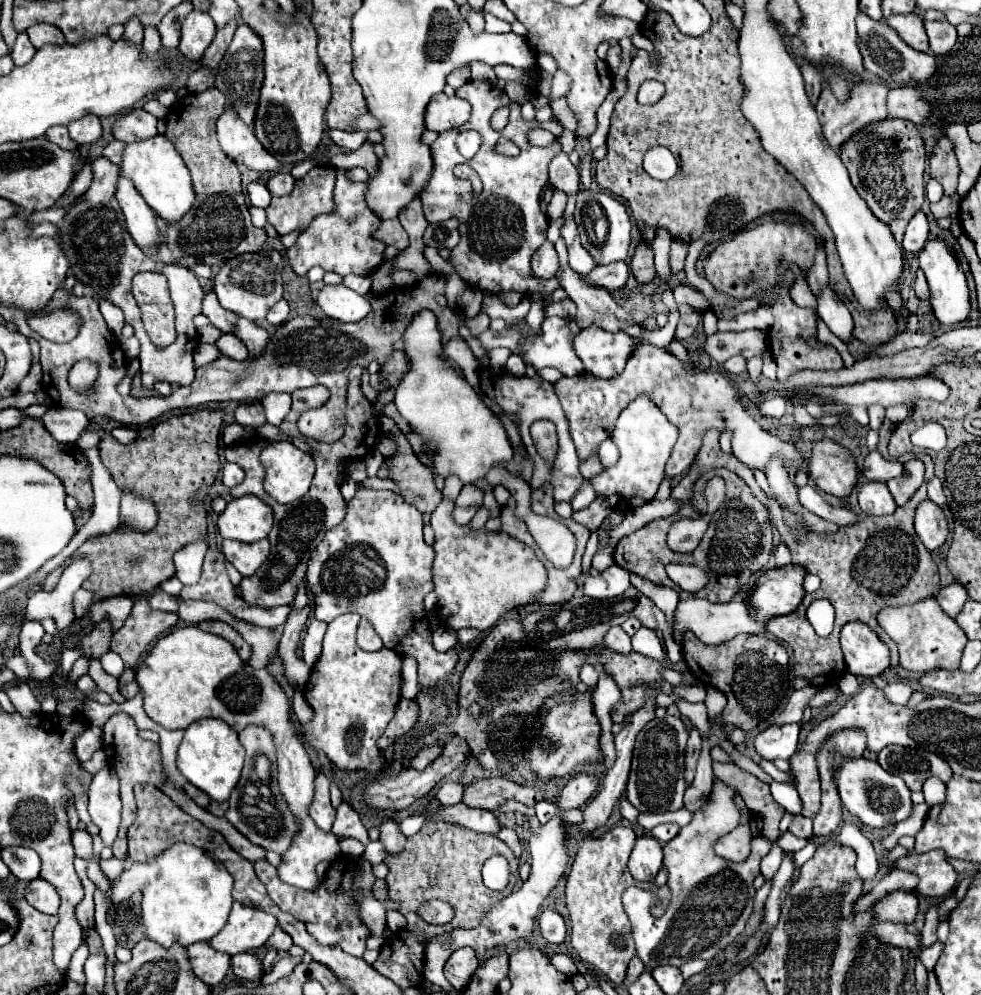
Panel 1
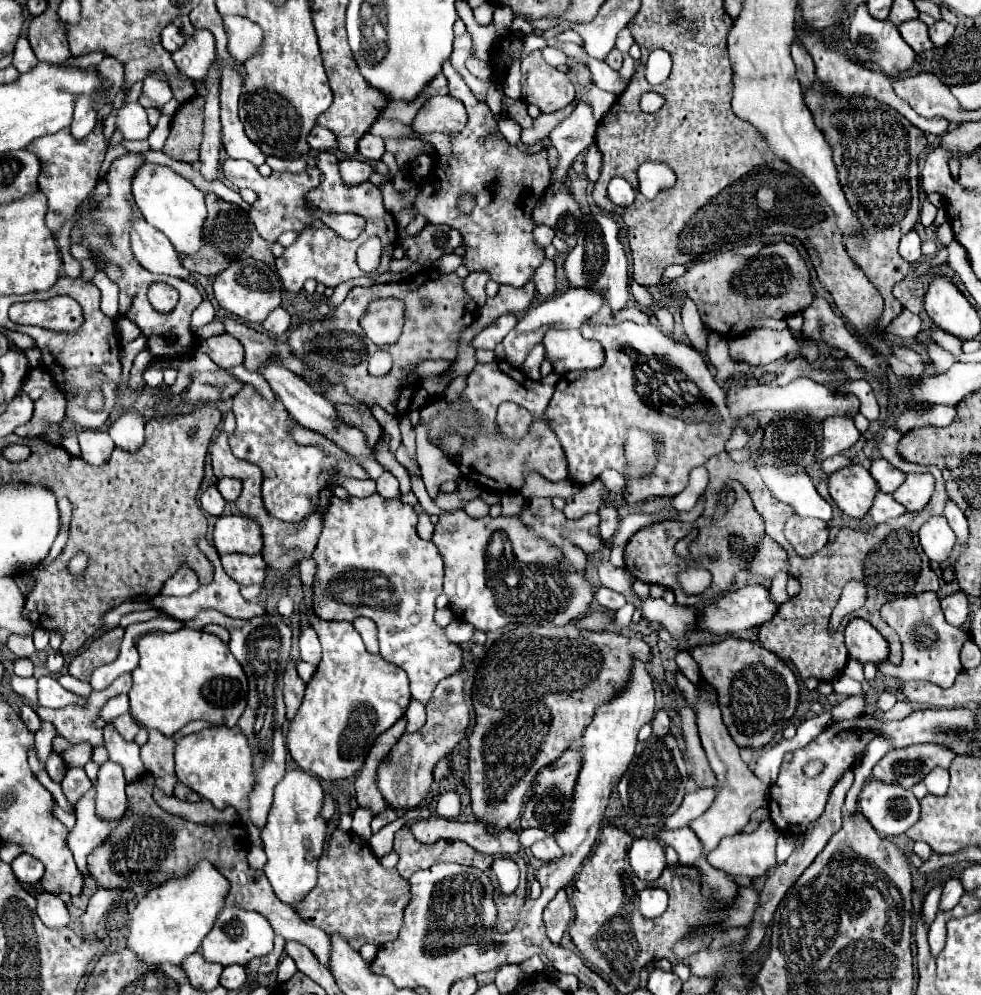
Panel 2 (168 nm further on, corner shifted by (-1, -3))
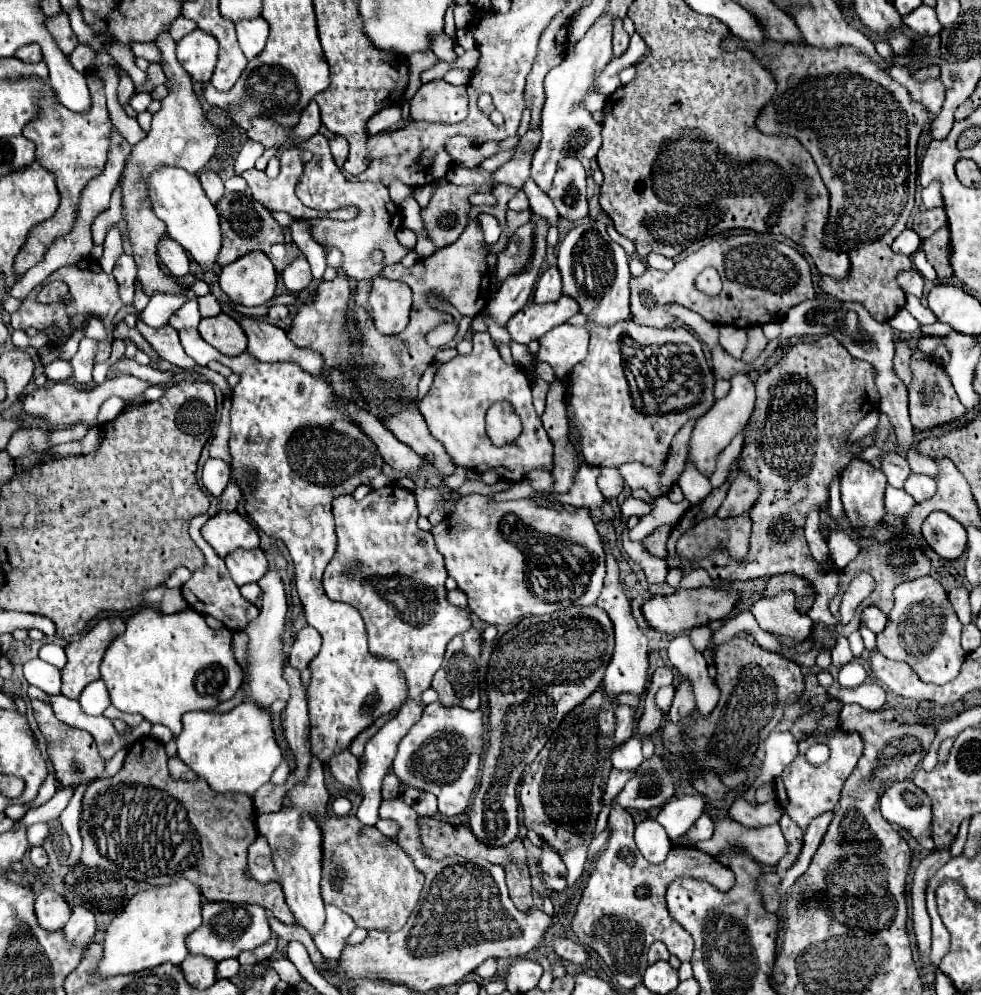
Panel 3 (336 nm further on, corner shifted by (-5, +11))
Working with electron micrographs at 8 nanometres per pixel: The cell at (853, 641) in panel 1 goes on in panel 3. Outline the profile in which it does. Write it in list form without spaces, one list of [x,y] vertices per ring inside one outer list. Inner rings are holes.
[[[867,606],[867,608],[863,610],[863,614],[861,614],[861,624],[867,626],[871,632],[879,634],[879,632],[885,630],[887,618],[885,618],[885,614],[883,614],[879,608],[875,608],[875,606]]]

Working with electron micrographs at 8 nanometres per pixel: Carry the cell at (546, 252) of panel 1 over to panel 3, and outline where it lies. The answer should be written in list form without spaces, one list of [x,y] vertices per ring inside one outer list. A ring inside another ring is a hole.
[[[549,266],[537,280],[535,302],[553,302],[561,296],[561,272],[557,266]]]

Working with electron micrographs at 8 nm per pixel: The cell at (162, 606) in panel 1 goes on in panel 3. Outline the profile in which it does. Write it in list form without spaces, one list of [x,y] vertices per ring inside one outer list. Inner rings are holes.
[[[201,514],[201,516],[195,516],[191,520],[191,528],[189,528],[189,534],[193,538],[193,542],[201,548],[201,552],[205,554],[205,568],[203,570],[197,570],[193,572],[193,576],[183,584],[181,588],[181,594],[185,598],[185,602],[201,612],[201,614],[211,614],[215,618],[219,618],[227,628],[231,630],[243,630],[247,626],[249,620],[253,620],[259,612],[259,608],[255,604],[251,604],[249,600],[245,600],[239,592],[239,586],[233,582],[233,578],[229,576],[229,570],[225,566],[225,560],[213,550],[213,546],[201,536],[201,526],[209,520],[209,514]]]

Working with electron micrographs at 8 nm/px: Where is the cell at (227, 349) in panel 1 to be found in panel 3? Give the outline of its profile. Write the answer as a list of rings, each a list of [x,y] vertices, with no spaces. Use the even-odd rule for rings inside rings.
[[[227,314],[203,318],[199,324],[199,334],[225,356],[237,356],[247,348],[243,328]]]

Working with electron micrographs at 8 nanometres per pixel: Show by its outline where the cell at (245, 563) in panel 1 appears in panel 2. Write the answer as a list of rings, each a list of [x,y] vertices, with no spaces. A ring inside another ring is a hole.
[[[225,554],[221,556],[223,570],[241,586],[249,584],[259,584],[263,586],[265,582],[265,560],[261,554],[255,556],[245,556],[245,554]]]

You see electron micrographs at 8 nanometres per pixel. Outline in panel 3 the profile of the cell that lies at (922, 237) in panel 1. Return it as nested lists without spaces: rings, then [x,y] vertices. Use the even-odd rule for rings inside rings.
[[[905,228],[905,230],[897,236],[897,240],[893,242],[893,250],[899,252],[899,254],[907,254],[907,256],[911,256],[913,252],[917,252],[919,246],[921,246],[921,238],[919,238],[919,234],[917,234],[915,230],[911,230],[911,228]]]

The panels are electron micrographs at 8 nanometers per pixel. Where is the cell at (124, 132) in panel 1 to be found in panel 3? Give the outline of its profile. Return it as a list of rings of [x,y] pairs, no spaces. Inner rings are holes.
[[[137,92],[137,94],[133,94],[133,98],[129,100],[129,106],[135,110],[135,112],[143,112],[143,110],[147,110],[147,106],[151,104],[151,96],[147,94],[147,92]]]

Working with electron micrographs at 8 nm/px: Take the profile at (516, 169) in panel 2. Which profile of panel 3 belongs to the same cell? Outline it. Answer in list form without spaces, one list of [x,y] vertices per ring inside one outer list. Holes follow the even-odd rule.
[[[441,34],[441,36],[437,36],[437,40],[433,42],[433,48],[431,48],[435,54],[437,54],[437,58],[439,60],[443,60],[443,62],[455,62],[457,60],[457,54],[455,54],[455,50],[453,50],[453,40],[447,36],[447,34]]]

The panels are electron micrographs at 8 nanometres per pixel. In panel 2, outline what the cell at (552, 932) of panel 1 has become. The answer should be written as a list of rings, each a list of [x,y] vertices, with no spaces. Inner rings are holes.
[[[559,890],[557,896],[549,902],[549,906],[543,912],[543,920],[547,926],[549,940],[553,944],[559,944],[563,932],[567,930],[567,924],[571,922],[571,904],[565,890]]]

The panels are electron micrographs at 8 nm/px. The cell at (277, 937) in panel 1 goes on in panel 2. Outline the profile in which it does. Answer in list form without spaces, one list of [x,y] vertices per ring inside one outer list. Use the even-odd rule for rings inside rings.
[[[277,936],[275,938],[275,948],[271,950],[271,954],[261,956],[261,958],[253,958],[253,962],[249,962],[245,968],[251,970],[253,974],[271,974],[277,968],[279,960],[283,956],[283,950],[285,950],[285,940],[281,940]]]

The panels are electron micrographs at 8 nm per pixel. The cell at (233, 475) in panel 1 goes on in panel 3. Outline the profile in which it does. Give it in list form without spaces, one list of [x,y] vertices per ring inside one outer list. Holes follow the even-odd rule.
[[[231,480],[225,488],[225,492],[221,494],[221,510],[235,510],[241,498],[243,498],[243,492],[241,492],[239,484]]]

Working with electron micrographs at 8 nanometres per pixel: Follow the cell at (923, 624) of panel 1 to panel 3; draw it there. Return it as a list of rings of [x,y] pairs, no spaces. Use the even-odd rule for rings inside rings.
[[[925,576],[899,584],[893,594],[895,606],[889,614],[887,628],[877,634],[877,650],[891,660],[907,662],[925,682],[945,684],[953,680],[965,660],[965,652],[961,648],[963,626],[953,612],[943,586],[935,578]]]

